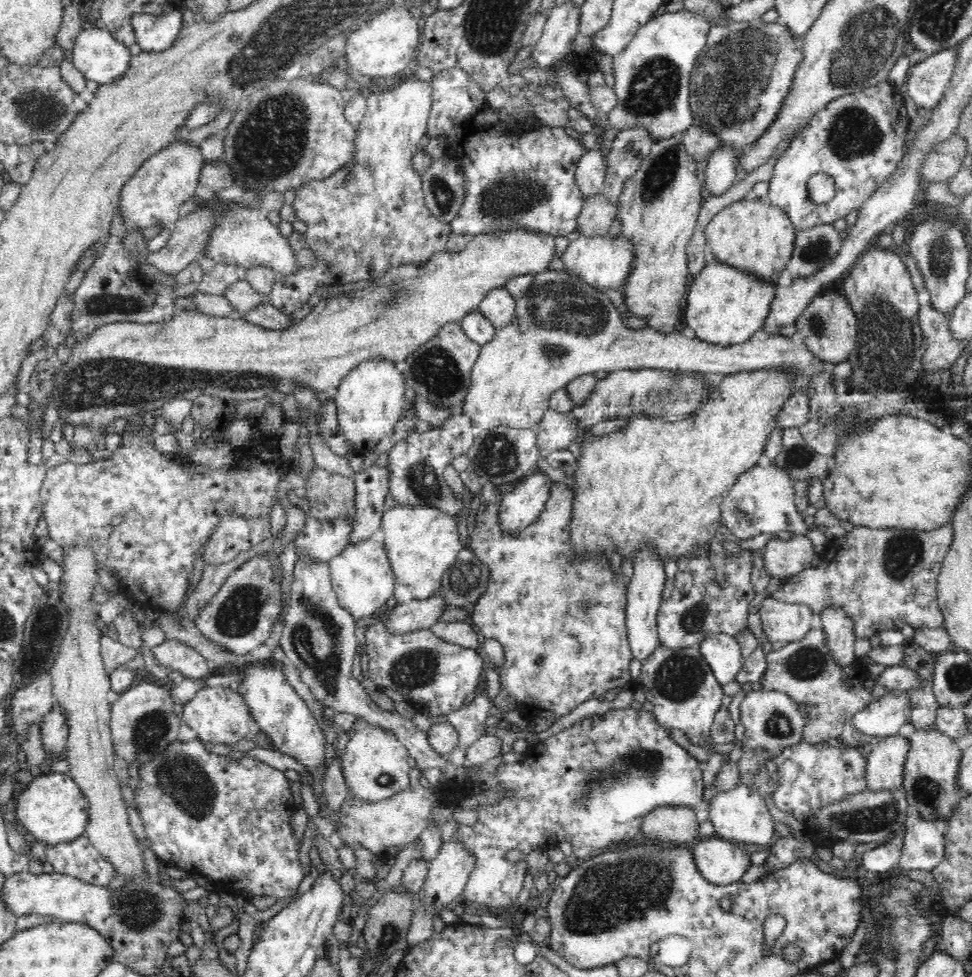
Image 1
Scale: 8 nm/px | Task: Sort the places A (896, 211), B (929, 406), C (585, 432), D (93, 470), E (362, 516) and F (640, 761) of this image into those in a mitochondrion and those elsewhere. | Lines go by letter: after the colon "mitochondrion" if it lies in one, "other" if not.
A: other
B: other
C: other
D: other
E: other
F: mitochondrion

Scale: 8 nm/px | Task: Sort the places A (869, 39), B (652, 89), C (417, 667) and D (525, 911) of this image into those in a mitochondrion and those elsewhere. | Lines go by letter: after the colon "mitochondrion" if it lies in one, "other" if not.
A: mitochondrion
B: mitochondrion
C: mitochondrion
D: other

